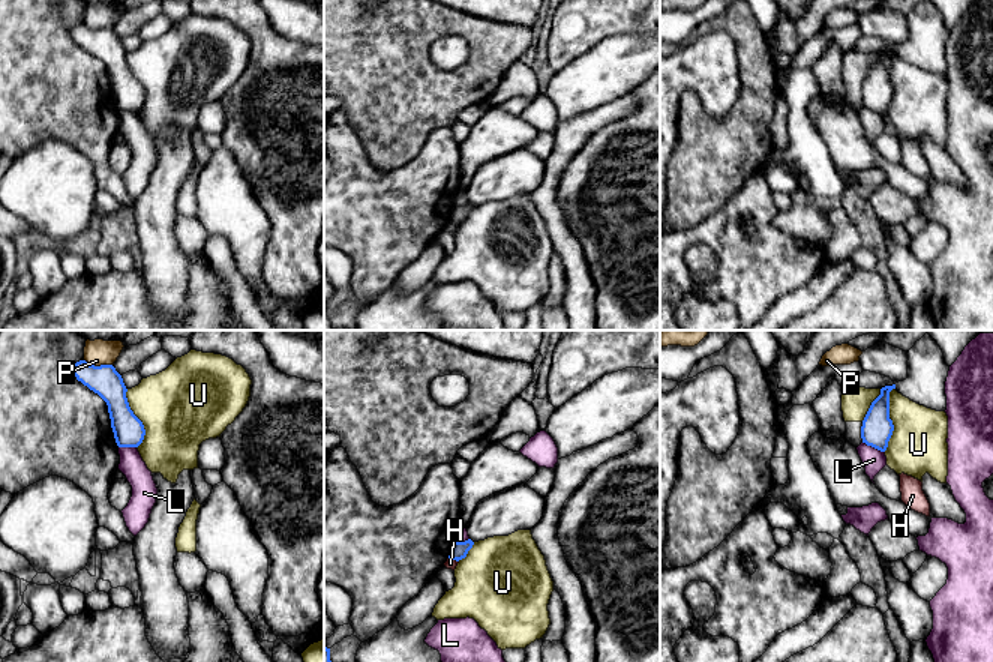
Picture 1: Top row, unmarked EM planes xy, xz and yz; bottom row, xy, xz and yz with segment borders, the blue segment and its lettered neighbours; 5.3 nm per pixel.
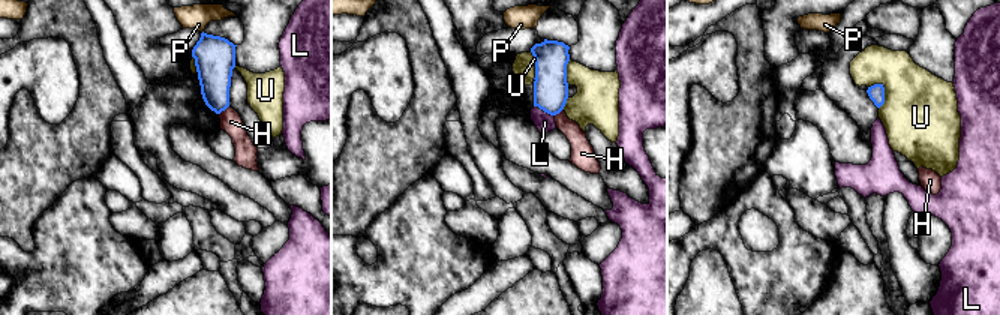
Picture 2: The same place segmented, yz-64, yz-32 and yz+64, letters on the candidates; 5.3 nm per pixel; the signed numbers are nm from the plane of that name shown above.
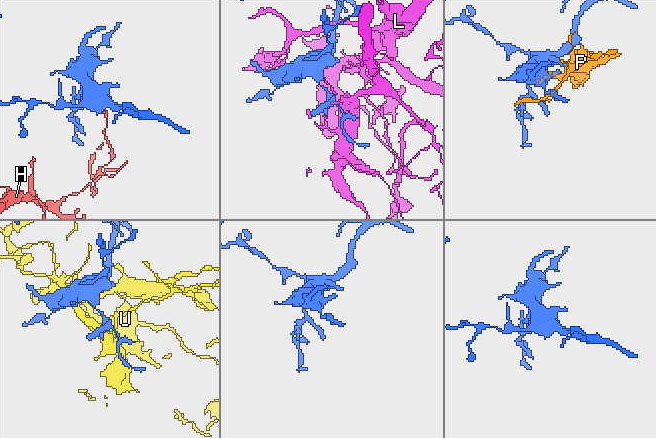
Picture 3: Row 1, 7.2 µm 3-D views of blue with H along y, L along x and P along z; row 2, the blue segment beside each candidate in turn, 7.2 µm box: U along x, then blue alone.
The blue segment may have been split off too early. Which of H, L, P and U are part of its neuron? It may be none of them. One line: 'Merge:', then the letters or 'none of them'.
Merge: none of them

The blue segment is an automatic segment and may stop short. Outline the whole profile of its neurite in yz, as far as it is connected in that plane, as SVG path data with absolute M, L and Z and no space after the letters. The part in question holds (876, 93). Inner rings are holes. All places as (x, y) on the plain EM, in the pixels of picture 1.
M896 48L880 53L880 59L872 66L861 90L862 107L885 116L892 99L894 89L890 83L890 56Z

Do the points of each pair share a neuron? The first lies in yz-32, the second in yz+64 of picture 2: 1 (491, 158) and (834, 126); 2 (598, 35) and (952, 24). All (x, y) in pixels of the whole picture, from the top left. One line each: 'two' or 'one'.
1: two
2: two

